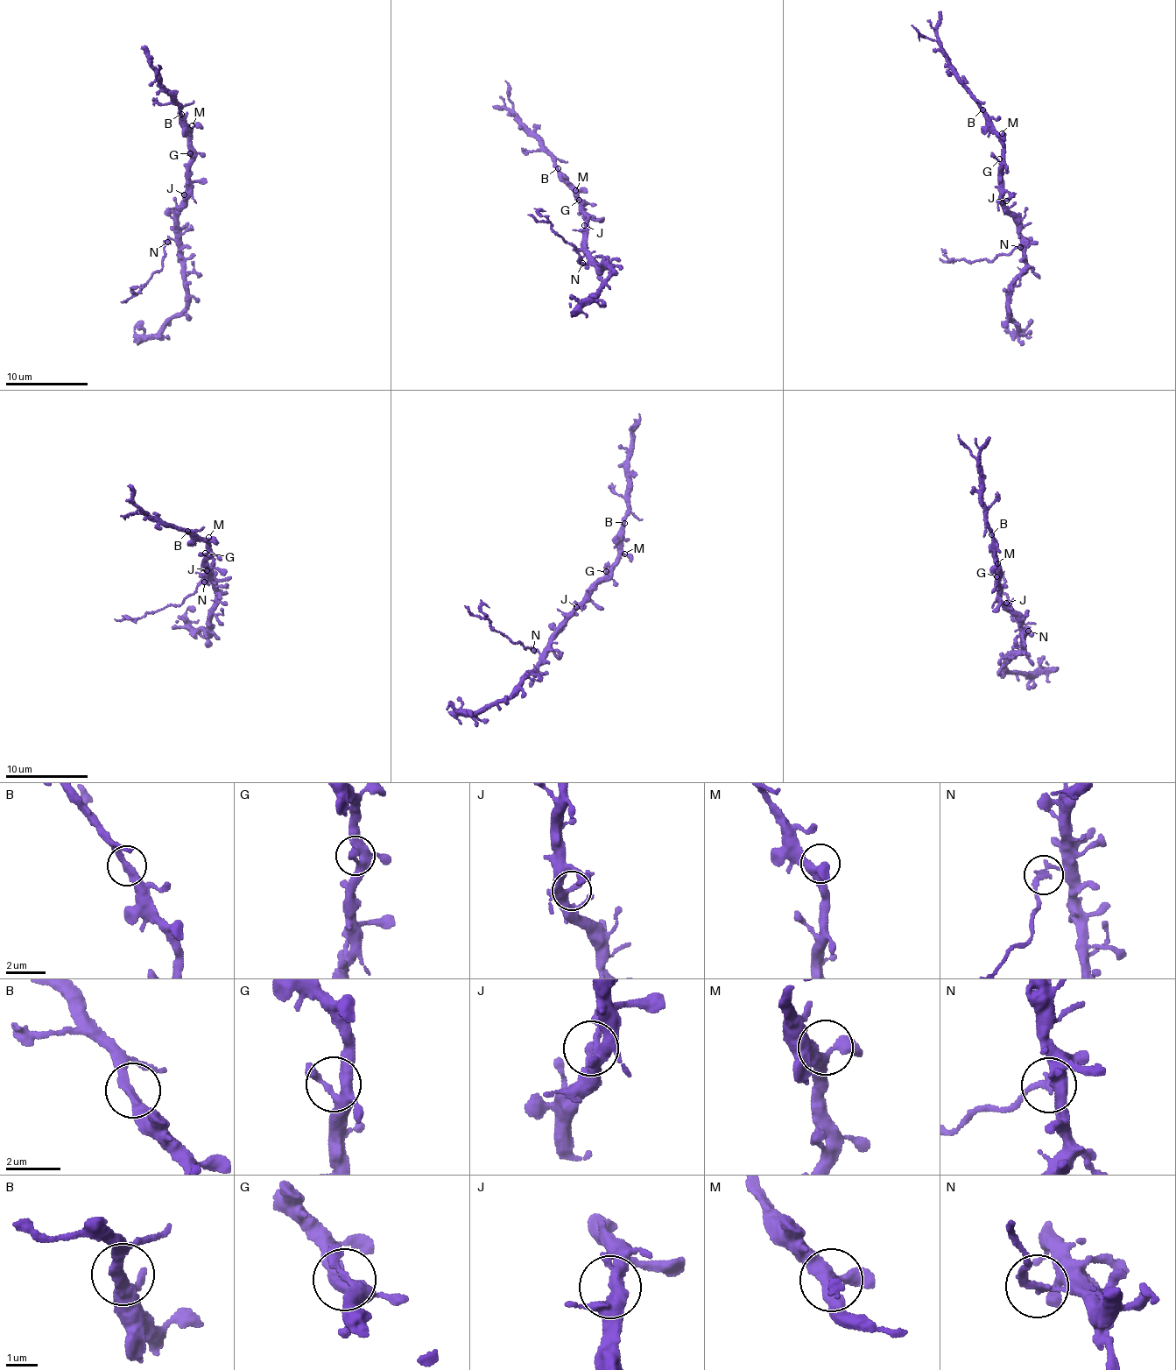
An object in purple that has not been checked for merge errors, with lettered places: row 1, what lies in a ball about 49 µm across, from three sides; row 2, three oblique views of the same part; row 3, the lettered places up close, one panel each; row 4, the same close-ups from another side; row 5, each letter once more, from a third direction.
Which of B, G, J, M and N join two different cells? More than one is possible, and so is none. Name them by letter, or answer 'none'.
N

